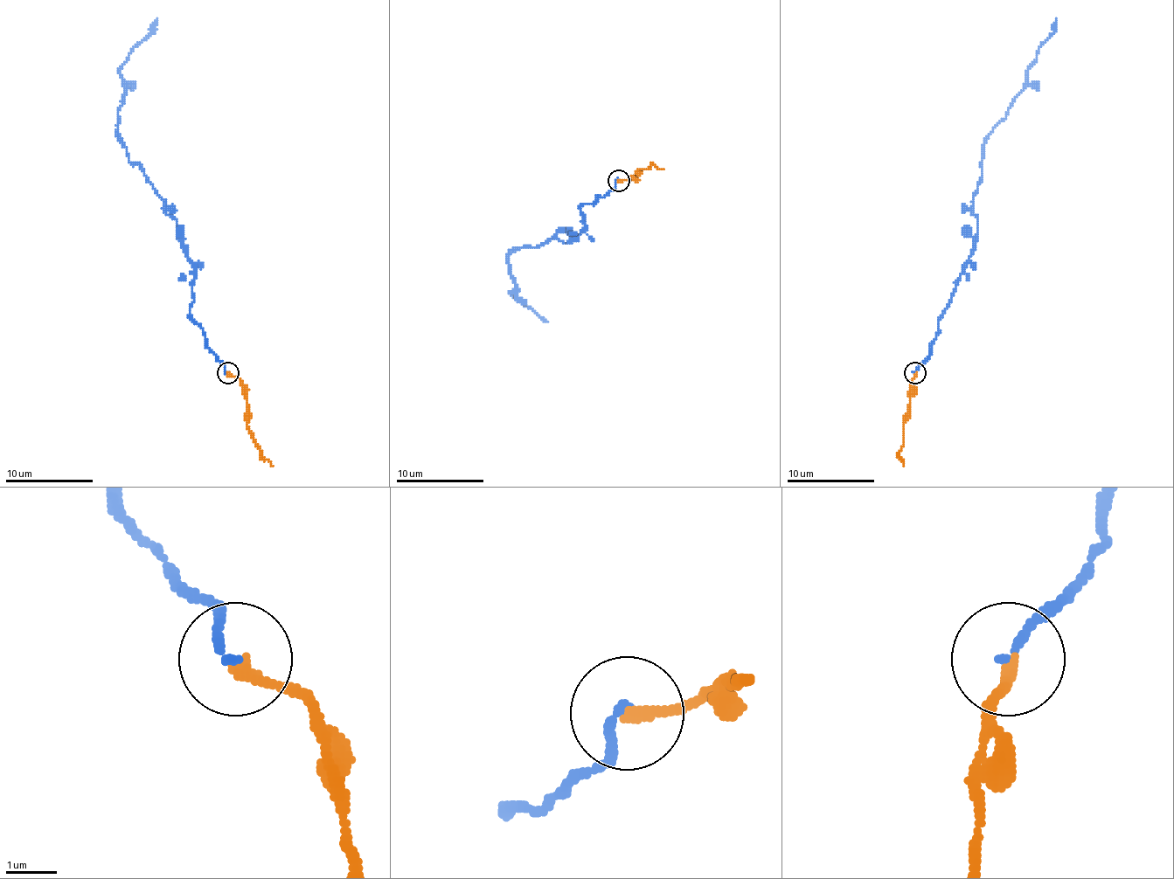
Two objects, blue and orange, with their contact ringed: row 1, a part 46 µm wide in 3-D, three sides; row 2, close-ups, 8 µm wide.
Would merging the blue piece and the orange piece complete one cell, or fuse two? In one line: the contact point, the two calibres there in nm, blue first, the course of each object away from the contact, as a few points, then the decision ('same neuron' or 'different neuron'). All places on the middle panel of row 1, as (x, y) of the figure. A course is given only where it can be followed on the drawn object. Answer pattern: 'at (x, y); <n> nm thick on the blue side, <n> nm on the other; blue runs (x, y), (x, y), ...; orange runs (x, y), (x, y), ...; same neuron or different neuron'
at (618, 180); 170 nm thick on the blue side, 220 nm on the other; blue runs (617, 180), (607, 195), (580, 208), (585, 228), (570, 243), (557, 238), (509, 256), (510, 294), (548, 321); orange runs (617, 182), (637, 176), (637, 169), (650, 164), (663, 169); same neuron

